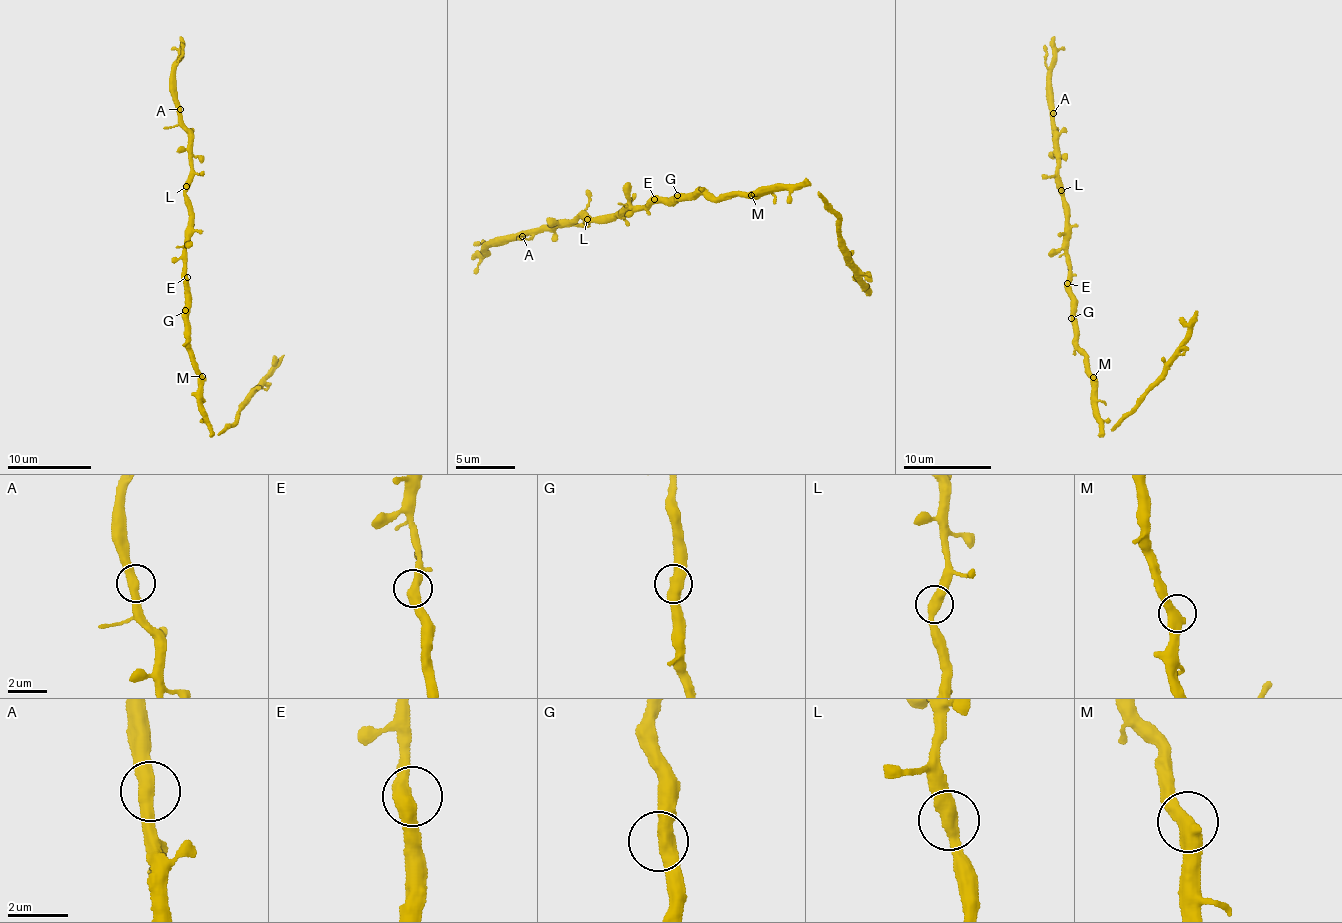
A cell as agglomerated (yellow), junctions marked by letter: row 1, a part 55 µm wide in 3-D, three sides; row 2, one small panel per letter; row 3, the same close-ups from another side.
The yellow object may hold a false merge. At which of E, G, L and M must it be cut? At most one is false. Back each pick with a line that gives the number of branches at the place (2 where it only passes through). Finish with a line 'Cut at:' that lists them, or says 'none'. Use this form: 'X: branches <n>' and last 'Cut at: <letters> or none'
Cut at: none

